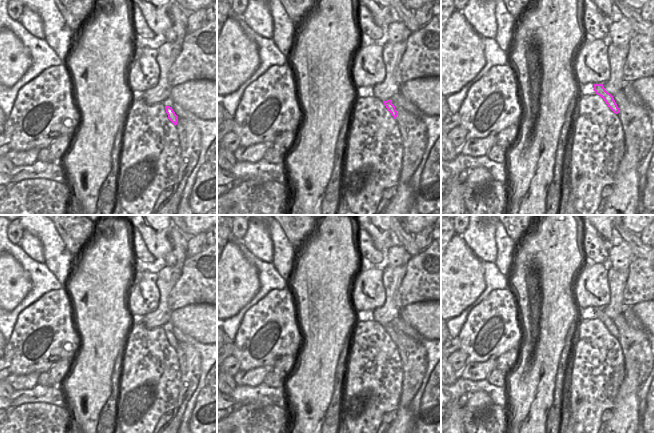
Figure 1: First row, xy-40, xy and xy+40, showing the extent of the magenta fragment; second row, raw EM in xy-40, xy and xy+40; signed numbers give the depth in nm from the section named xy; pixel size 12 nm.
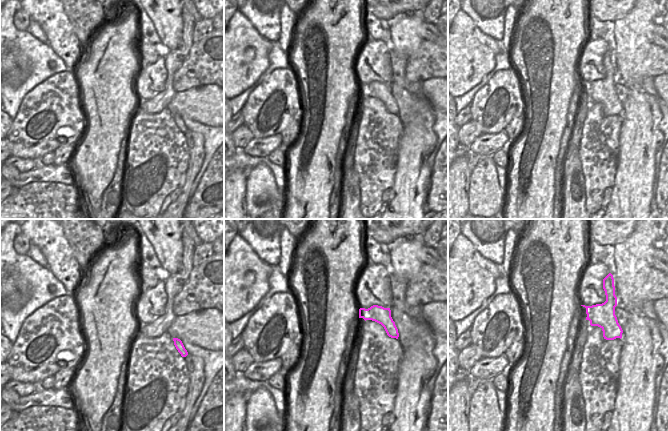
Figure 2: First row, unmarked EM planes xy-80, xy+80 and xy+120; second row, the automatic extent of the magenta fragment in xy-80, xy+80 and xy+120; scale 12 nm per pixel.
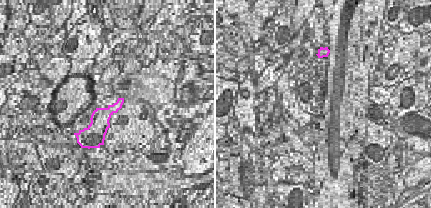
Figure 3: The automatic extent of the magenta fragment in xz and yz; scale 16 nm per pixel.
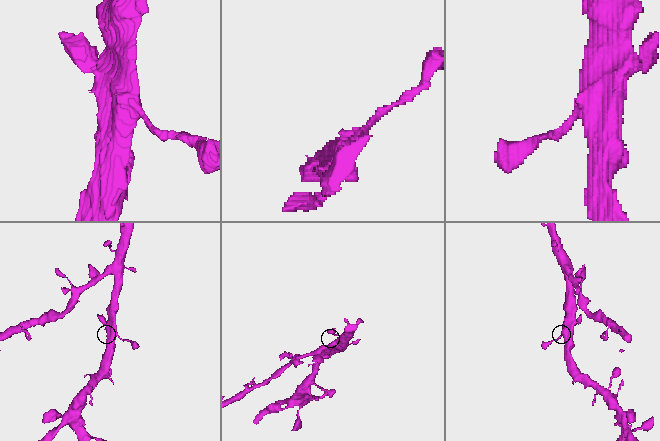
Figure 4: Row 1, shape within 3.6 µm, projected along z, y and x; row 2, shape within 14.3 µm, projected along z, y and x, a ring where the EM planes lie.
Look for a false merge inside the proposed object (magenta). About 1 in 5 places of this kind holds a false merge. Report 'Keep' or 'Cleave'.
Keep

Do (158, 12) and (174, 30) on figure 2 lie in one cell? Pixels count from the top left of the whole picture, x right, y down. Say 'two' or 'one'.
one

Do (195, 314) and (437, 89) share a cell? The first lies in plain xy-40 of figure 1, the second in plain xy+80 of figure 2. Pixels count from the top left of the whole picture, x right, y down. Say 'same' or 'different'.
same

